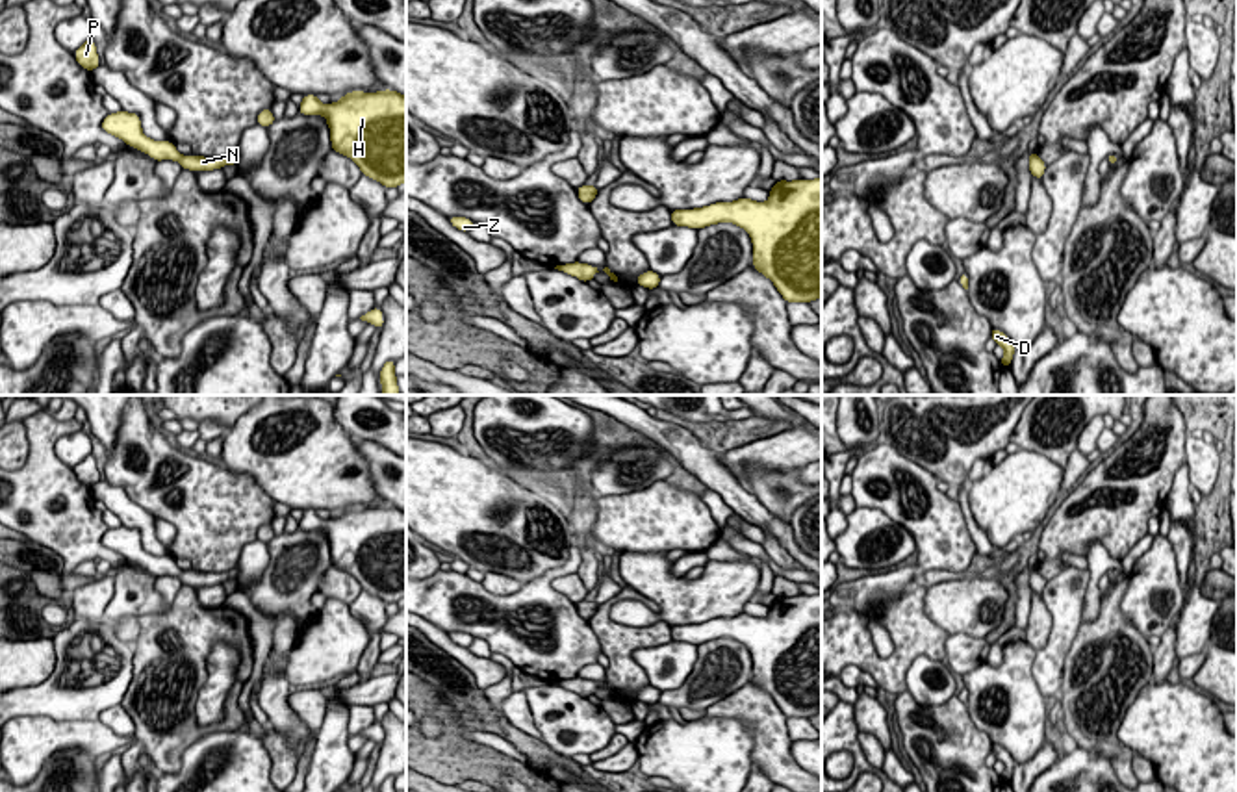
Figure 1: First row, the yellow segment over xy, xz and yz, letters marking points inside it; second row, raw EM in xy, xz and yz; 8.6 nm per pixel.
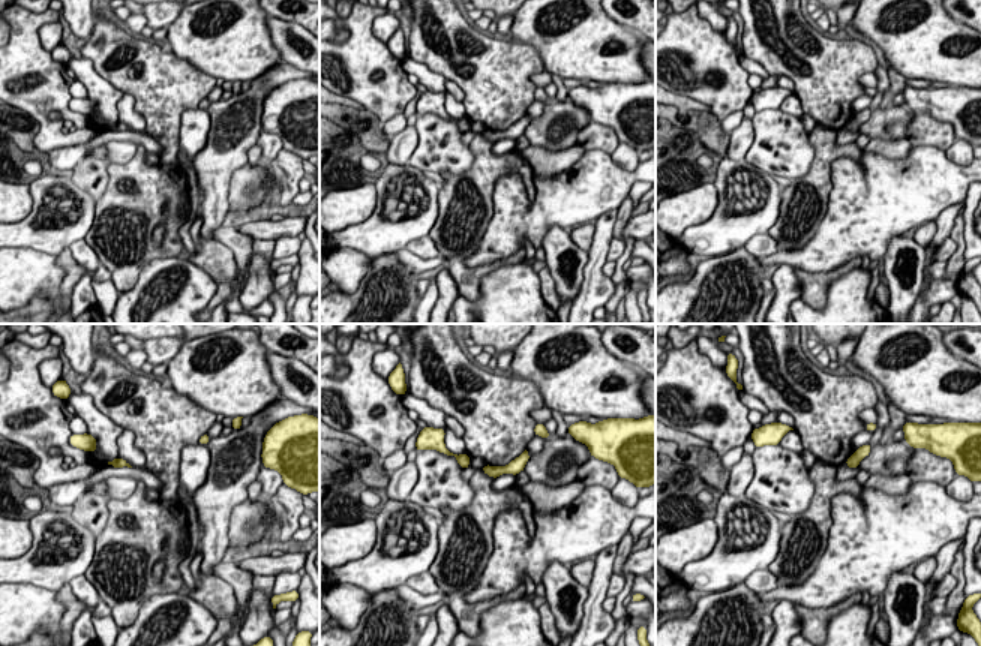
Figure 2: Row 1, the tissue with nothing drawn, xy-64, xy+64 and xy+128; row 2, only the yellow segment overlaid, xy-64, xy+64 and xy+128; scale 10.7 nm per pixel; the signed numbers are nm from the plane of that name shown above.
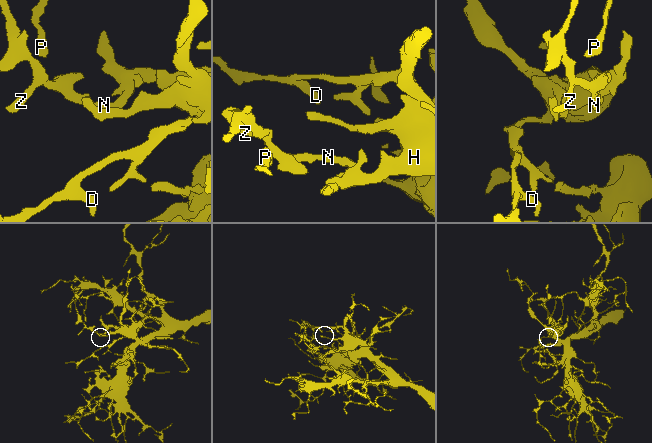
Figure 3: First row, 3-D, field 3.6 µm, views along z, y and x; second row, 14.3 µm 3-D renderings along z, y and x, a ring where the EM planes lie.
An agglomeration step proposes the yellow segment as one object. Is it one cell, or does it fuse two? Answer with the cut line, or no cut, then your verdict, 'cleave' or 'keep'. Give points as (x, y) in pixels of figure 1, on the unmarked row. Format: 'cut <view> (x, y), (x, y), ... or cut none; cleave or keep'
cut none; keep

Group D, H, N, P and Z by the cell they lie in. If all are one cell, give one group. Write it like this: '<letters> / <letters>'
D H N P Z

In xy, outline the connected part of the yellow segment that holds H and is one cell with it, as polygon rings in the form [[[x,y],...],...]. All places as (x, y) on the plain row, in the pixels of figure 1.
[[[384,505],[351,506],[338,517],[323,519],[304,510],[299,529],[323,530],[330,543],[332,566],[351,573],[384,603],[406,597],[406,512]]]

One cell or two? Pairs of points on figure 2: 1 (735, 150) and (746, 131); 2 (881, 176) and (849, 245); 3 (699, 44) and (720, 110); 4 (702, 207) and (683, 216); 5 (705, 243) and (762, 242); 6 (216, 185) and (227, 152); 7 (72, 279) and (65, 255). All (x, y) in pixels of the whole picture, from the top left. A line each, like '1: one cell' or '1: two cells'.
1: one cell
2: one cell
3: one cell
4: one cell
5: two cells
6: one cell
7: one cell

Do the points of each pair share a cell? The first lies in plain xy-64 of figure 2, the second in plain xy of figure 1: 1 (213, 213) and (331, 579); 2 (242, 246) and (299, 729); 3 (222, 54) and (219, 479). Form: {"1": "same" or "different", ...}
{"1": "different", "2": "different", "3": "different"}

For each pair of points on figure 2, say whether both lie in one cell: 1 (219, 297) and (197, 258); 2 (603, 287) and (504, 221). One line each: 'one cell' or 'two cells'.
1: one cell
2: two cells

